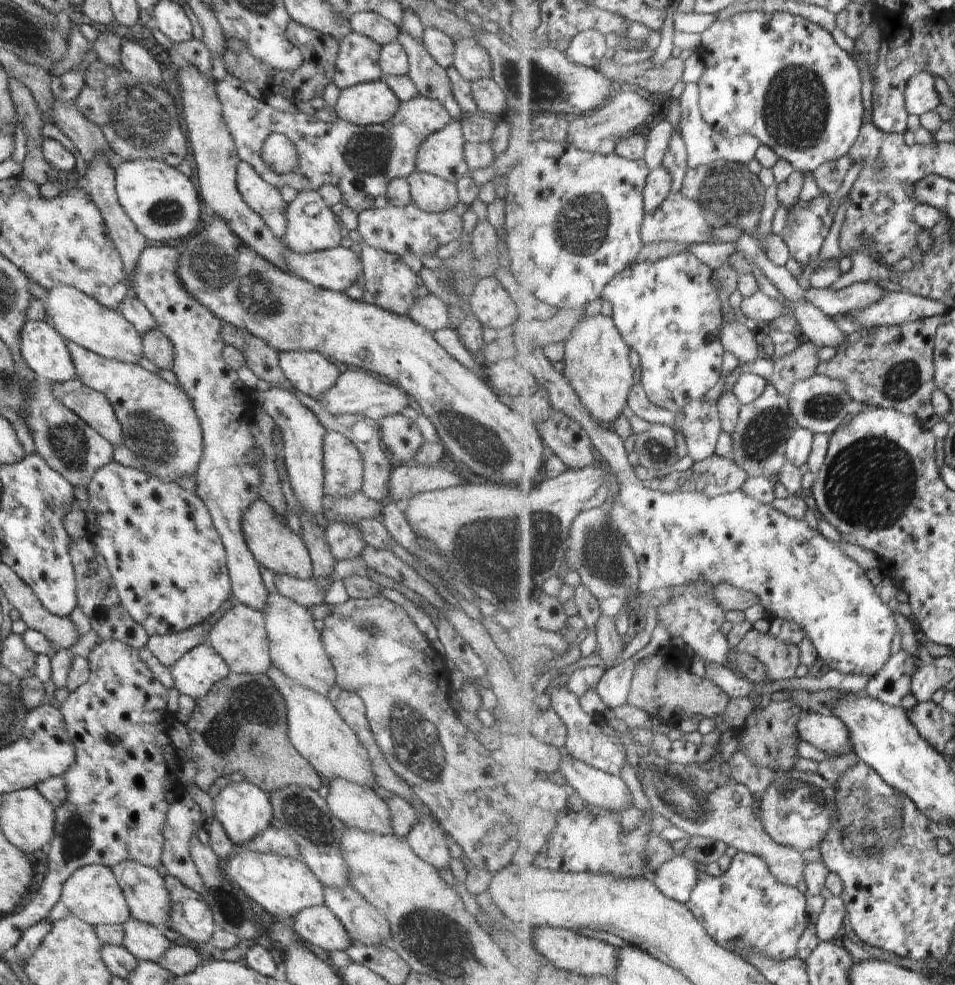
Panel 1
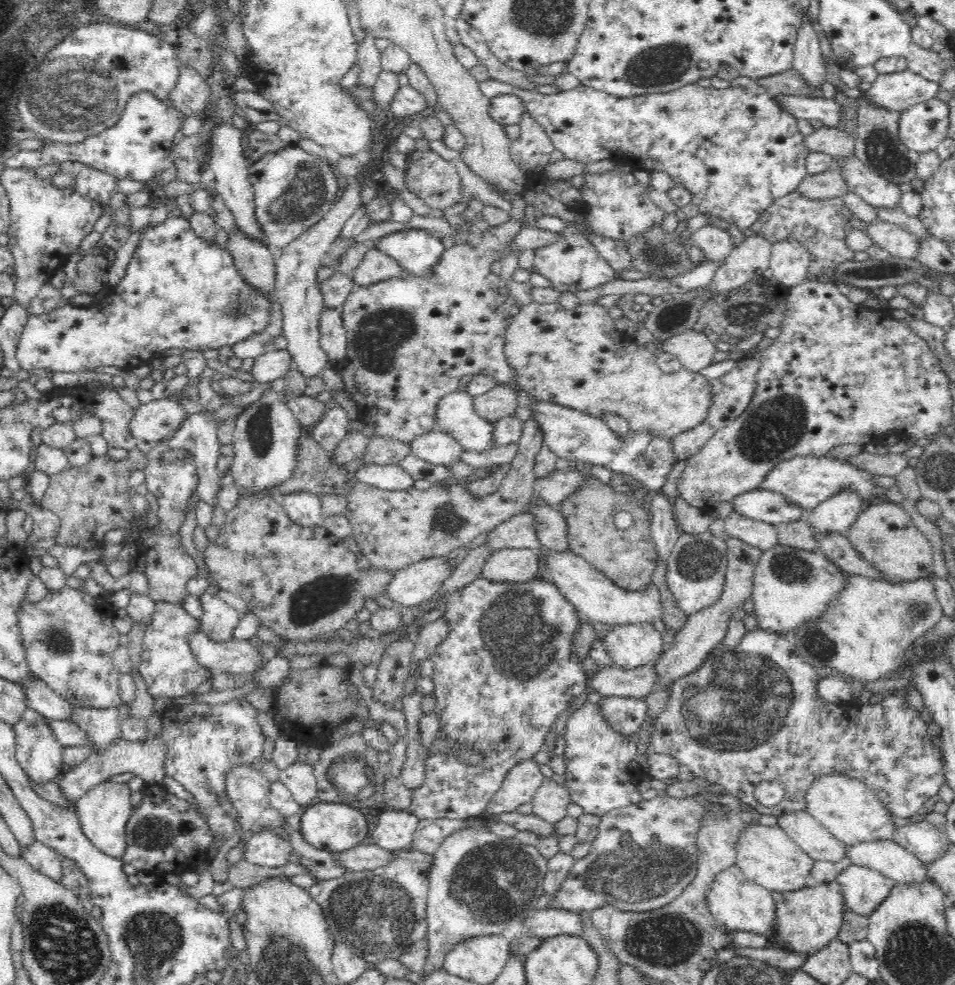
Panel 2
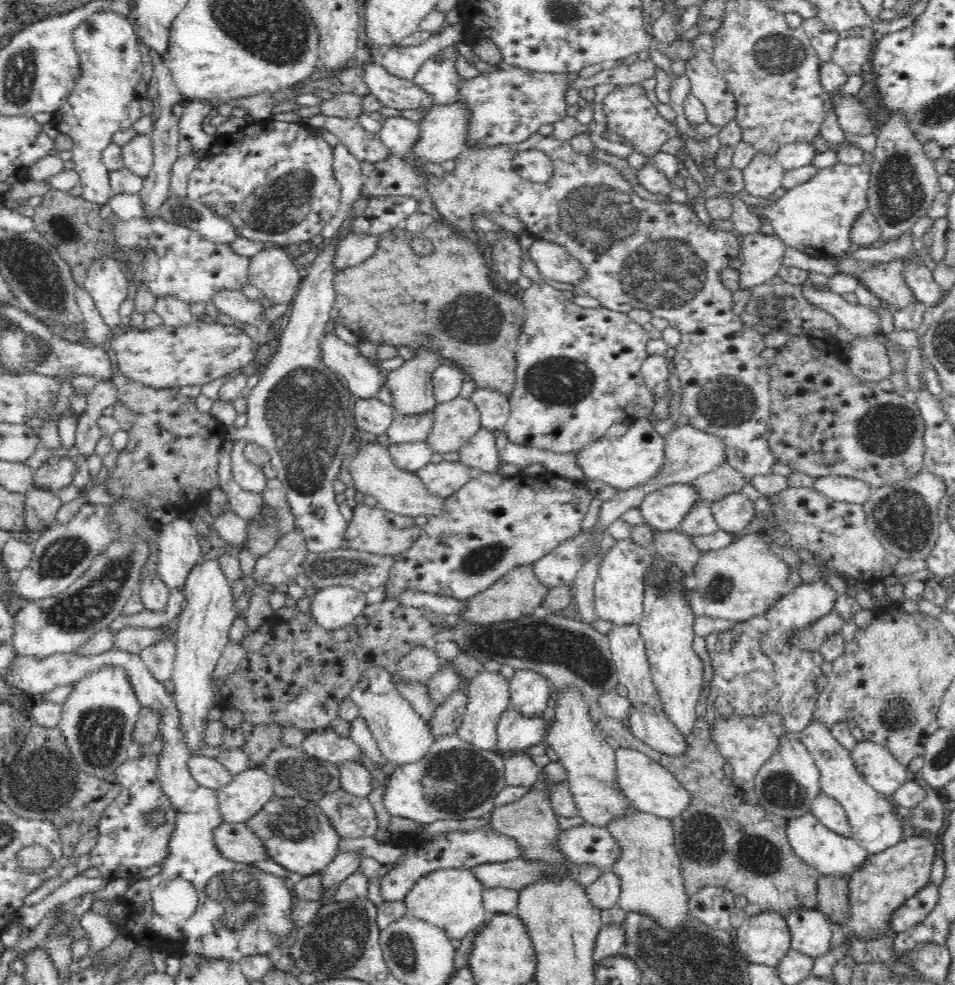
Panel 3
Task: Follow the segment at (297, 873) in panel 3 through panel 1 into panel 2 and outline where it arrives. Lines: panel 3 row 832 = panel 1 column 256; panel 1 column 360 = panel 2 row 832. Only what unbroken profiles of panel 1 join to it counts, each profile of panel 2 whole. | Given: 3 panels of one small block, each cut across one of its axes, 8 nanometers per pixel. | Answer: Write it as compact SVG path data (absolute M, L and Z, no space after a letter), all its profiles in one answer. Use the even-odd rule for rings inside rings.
M320 802L304 808L301 815L301 833L304 840L318 850L344 852L362 844L368 833L364 813L346 803Z

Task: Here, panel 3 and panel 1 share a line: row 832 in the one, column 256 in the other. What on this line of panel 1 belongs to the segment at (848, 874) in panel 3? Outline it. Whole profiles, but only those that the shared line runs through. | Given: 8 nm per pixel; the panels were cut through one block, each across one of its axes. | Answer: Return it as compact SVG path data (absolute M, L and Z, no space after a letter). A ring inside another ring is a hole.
M246 780L242 783L228 784L213 799L213 802L215 810L213 818L218 819L218 822L224 827L228 838L238 846L249 843L271 825L273 812L268 794Z

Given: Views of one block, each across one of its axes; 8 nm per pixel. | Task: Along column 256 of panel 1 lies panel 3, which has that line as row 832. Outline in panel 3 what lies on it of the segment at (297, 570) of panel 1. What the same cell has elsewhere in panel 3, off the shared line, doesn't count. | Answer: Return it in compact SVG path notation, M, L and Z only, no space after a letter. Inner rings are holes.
M558 760L550 761L546 766L542 767L539 772L537 782L531 787L532 790L520 800L510 802L510 804L502 804L500 808L495 808L491 815L491 827L502 833L504 836L510 836L519 844L521 857L530 862L549 862L553 864L557 870L562 868L562 864L567 862L566 857L562 855L560 849L556 849L554 844L558 840L560 827L558 825L558 815L550 806L551 785L560 785L567 783L568 773L564 769L564 765Z

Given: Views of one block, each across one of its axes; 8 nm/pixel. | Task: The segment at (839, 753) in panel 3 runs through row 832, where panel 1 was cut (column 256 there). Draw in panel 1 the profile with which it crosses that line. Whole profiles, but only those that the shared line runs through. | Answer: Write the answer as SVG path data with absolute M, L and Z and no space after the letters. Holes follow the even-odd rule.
M244 850L220 864L222 874L236 887L241 888L254 902L259 910L268 911L276 918L288 920L294 918L301 910L325 904L323 884L301 860L281 857L274 853L262 855L256 851Z

